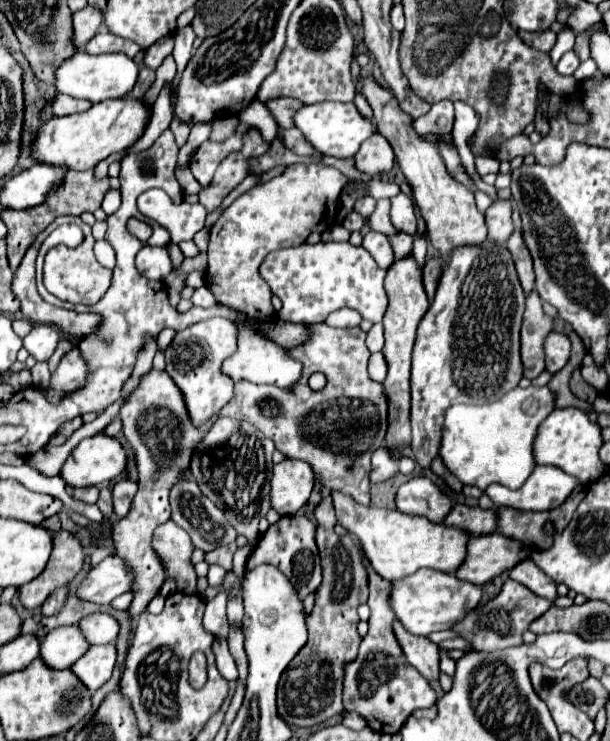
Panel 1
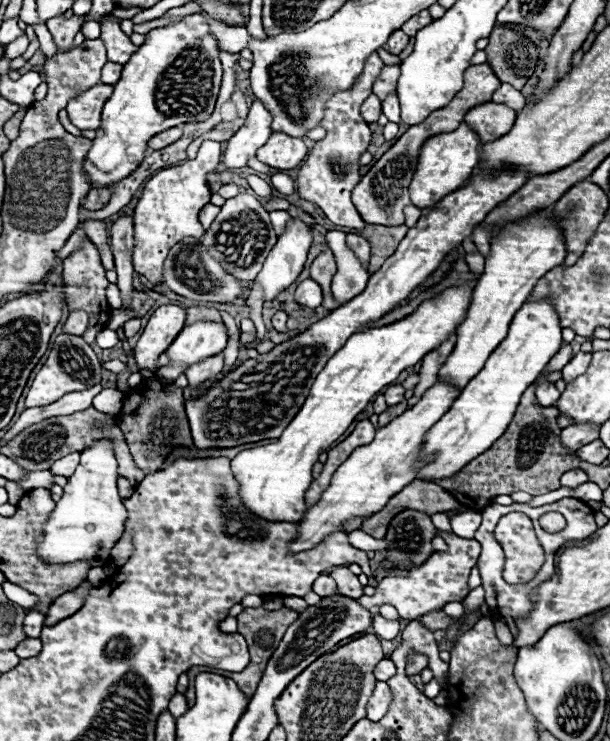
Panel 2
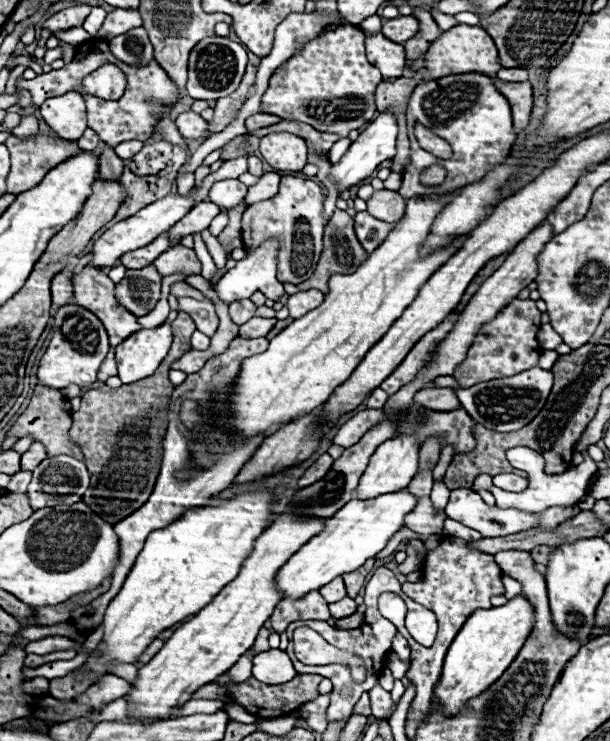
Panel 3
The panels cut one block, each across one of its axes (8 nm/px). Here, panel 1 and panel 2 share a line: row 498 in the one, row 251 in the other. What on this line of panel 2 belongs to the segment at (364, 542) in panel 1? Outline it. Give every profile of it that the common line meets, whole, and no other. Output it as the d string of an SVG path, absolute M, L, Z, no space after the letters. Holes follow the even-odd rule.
M330 230L324 234L324 238L330 250L334 252L336 264L338 264L338 272L332 278L332 296L338 304L344 304L346 300L352 300L366 288L370 274L368 274L368 268L362 266L356 254L346 246L344 232Z

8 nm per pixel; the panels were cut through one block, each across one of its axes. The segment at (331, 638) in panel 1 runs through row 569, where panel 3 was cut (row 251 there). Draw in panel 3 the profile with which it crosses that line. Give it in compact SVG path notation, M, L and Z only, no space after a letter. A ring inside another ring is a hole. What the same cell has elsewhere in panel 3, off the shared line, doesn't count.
M334 210L330 222L324 228L324 250L318 260L316 272L304 284L300 284L298 290L316 288L326 294L328 278L334 272L354 272L364 258L368 258L368 254L356 240L354 218L344 210Z

